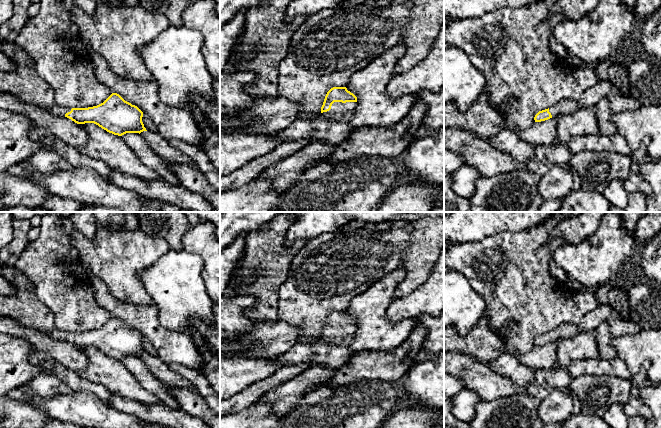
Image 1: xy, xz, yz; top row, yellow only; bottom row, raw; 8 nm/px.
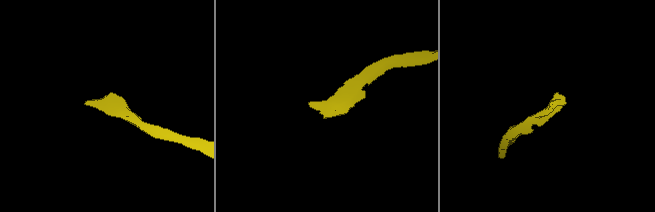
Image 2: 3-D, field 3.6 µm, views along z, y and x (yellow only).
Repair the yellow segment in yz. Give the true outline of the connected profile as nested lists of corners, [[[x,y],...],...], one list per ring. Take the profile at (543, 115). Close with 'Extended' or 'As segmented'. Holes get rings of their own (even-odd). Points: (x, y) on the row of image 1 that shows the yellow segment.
[[[565,99],[558,102],[557,104],[555,104],[554,106],[548,109],[539,111],[535,115],[534,120],[535,122],[541,122],[541,121],[548,120],[550,118],[559,118],[563,115],[571,114],[577,111],[578,109],[579,106],[577,101]]]. Extended

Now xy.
[[[112,93],[103,103],[88,108],[66,108],[58,104],[49,112],[65,116],[77,124],[94,123],[114,135],[147,131],[142,122],[143,112],[125,101],[119,94]]]. Extended

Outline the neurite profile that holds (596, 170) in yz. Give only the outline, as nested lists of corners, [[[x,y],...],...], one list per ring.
[[[587,151],[573,154],[569,164],[580,177],[581,190],[603,193],[613,180],[628,179],[632,160],[611,151]]]

